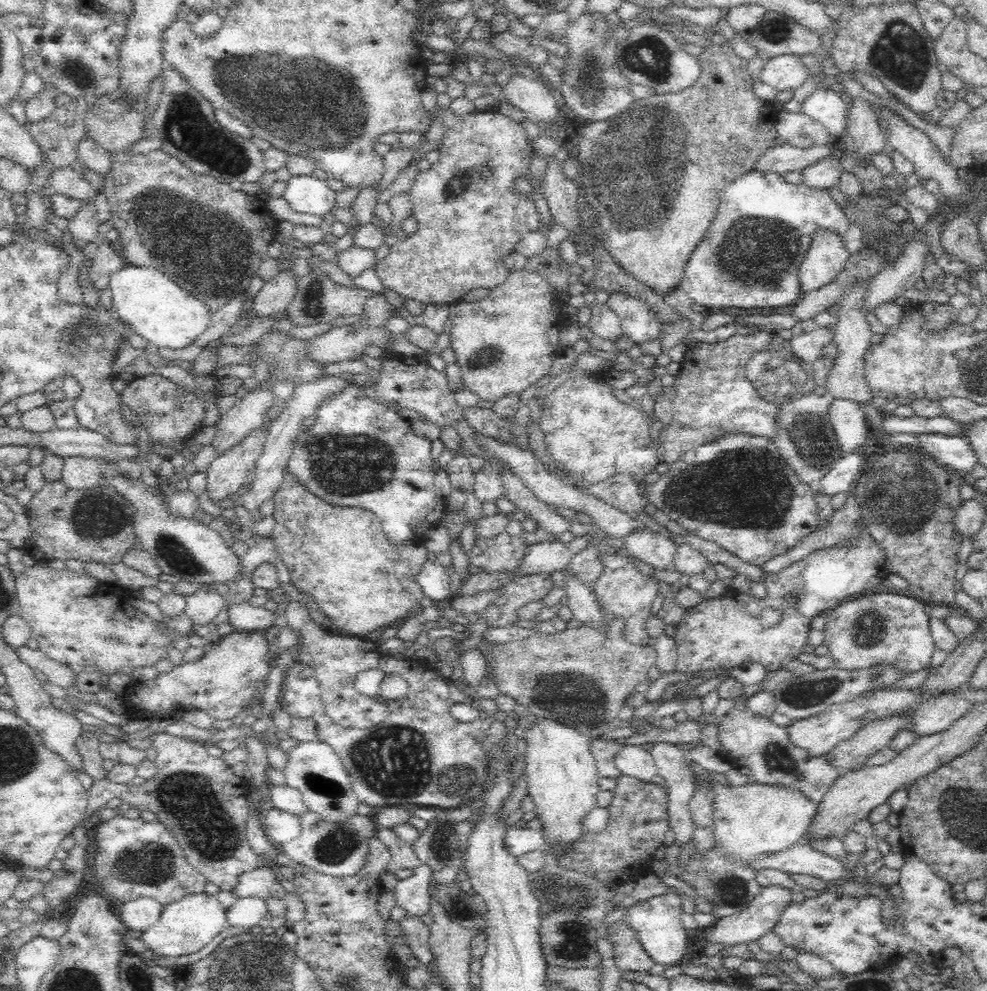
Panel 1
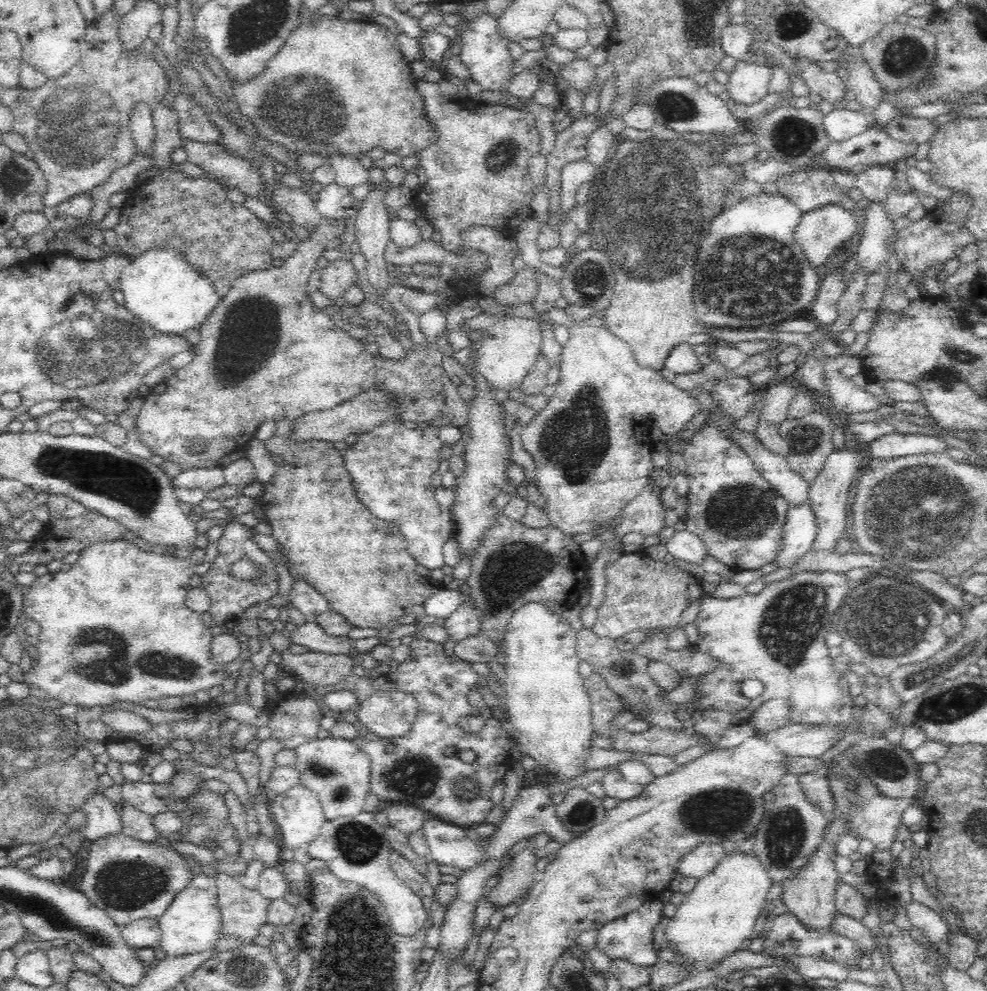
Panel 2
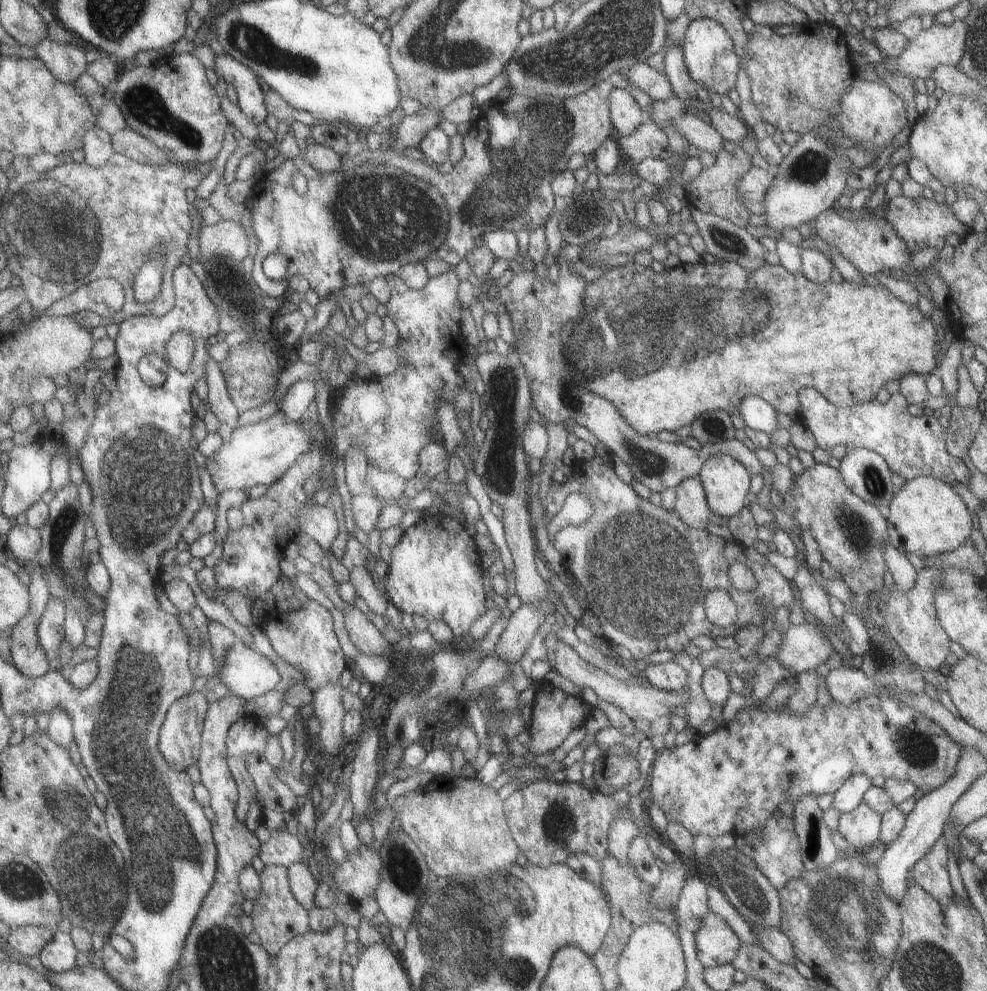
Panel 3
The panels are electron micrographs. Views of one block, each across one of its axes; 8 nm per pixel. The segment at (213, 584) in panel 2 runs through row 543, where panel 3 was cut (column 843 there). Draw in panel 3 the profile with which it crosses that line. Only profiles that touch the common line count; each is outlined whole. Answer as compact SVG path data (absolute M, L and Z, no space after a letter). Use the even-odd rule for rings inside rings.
M831 207L814 219L816 235L830 246L834 246L852 266L864 274L872 276L879 272L889 273L892 270L904 272L911 262L912 254L908 252L908 246L902 242L902 238L896 234L888 220L876 216L849 220L842 217L838 211L837 207Z

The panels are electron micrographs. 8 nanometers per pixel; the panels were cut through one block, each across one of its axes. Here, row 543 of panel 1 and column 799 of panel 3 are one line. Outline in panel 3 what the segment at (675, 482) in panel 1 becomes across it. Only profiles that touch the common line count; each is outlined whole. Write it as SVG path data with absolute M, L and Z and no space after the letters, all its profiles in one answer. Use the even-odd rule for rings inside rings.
M868 695L855 700L848 706L836 701L834 701L832 706L820 706L818 701L816 701L808 708L808 712L804 712L800 716L798 714L792 714L786 708L786 703L782 704L782 706L776 706L776 708L766 708L764 703L764 701L761 701L758 704L752 705L750 708L742 708L732 720L727 720L726 726L722 726L722 728L718 727L710 734L699 733L694 740L686 744L665 748L660 754L656 754L650 767L650 771L652 771L650 772L650 776L652 776L652 779L650 780L649 790L652 794L651 801L660 806L668 821L682 824L693 836L704 835L717 837L722 836L722 834L733 834L738 837L746 836L746 834L752 834L752 832L760 832L764 828L766 820L778 811L778 804L782 804L782 802L790 802L792 804L800 796L808 796L808 794L819 797L822 794L826 794L826 792L835 792L835 790L838 790L854 774L864 774L870 779L882 775L886 779L898 778L910 781L916 784L924 794L928 794L928 792L940 788L946 780L952 778L952 774L956 770L956 764L960 760L960 754L967 751L960 744L956 744L946 734L946 730L942 730L938 724L934 724L934 721L928 720L926 714L916 712L916 708L912 708L912 706L904 704L904 702L898 699Z

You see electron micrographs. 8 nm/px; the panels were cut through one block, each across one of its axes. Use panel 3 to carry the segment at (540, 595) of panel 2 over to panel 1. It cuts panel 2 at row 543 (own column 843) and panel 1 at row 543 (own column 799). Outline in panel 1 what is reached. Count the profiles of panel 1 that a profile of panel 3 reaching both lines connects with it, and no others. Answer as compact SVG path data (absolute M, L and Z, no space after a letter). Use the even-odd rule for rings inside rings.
M506 531L492 538L476 537L475 544L468 551L469 564L472 563L488 573L515 573L523 554L527 551L527 546L520 536L511 536Z

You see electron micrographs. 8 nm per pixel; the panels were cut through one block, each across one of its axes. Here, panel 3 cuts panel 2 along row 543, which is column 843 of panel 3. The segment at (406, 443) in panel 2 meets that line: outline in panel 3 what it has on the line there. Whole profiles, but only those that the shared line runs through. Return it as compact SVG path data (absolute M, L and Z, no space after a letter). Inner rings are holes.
M804 388L798 392L798 405L800 410L799 421L812 432L818 448L822 448L826 452L838 444L844 444L848 450L856 447L873 450L884 457L892 472L900 474L906 481L917 476L932 476L932 478L944 480L946 484L963 484L965 488L968 488L970 471L964 461L948 454L946 432L940 426L938 419L934 418L933 415L919 417L910 415L907 410L909 402L900 393L892 394L888 398L888 402L884 402L884 404L874 399L870 402L862 402L858 406L843 407L828 402L828 399L824 398L820 392L816 392L814 388Z

